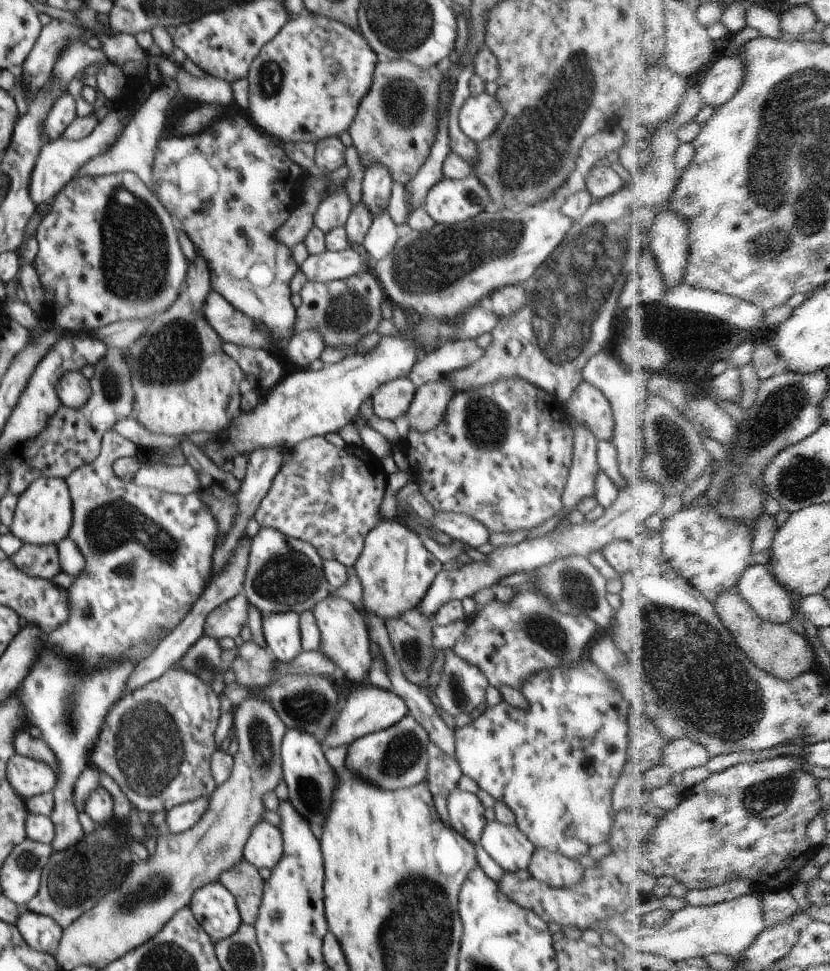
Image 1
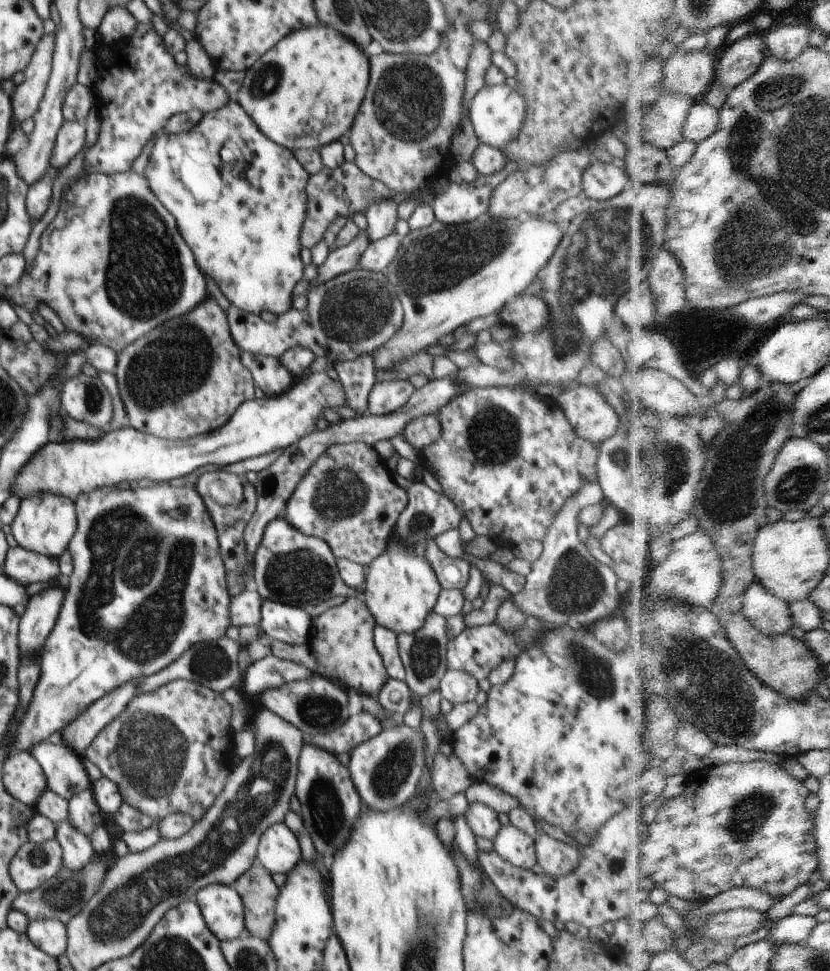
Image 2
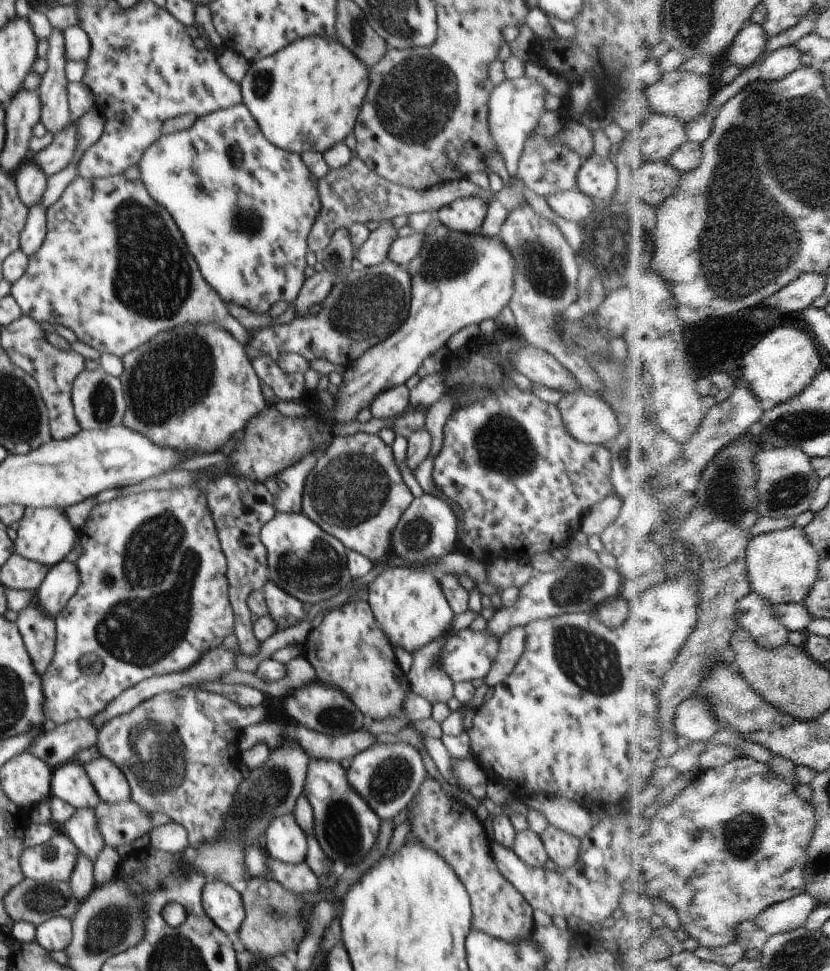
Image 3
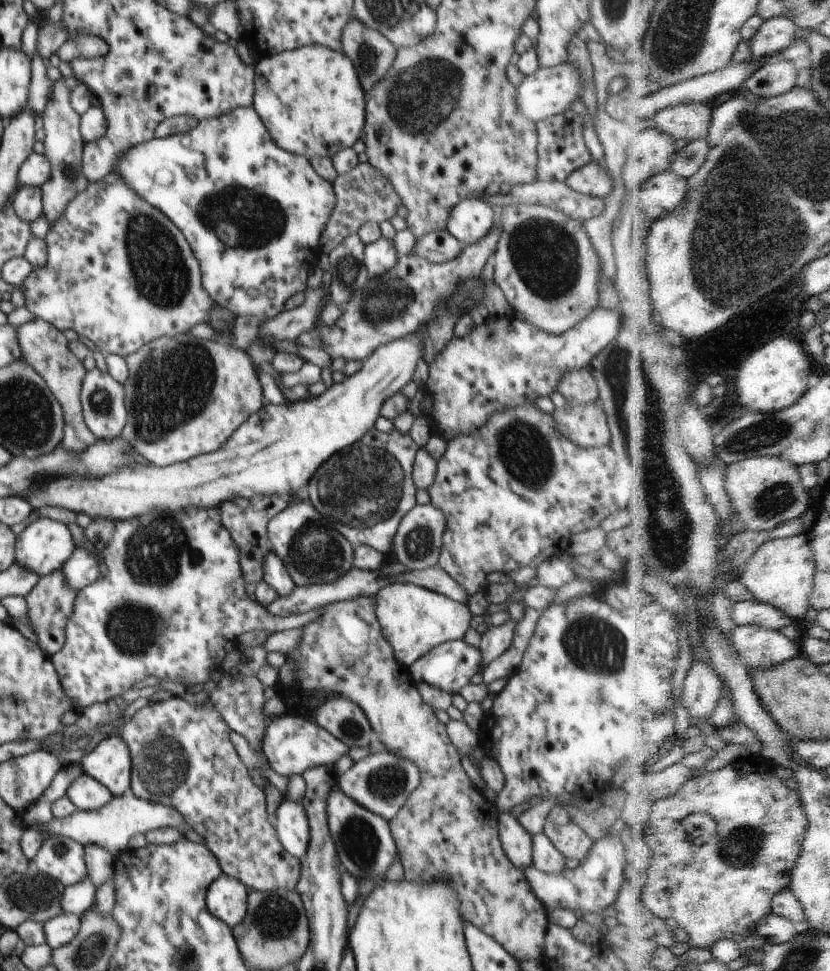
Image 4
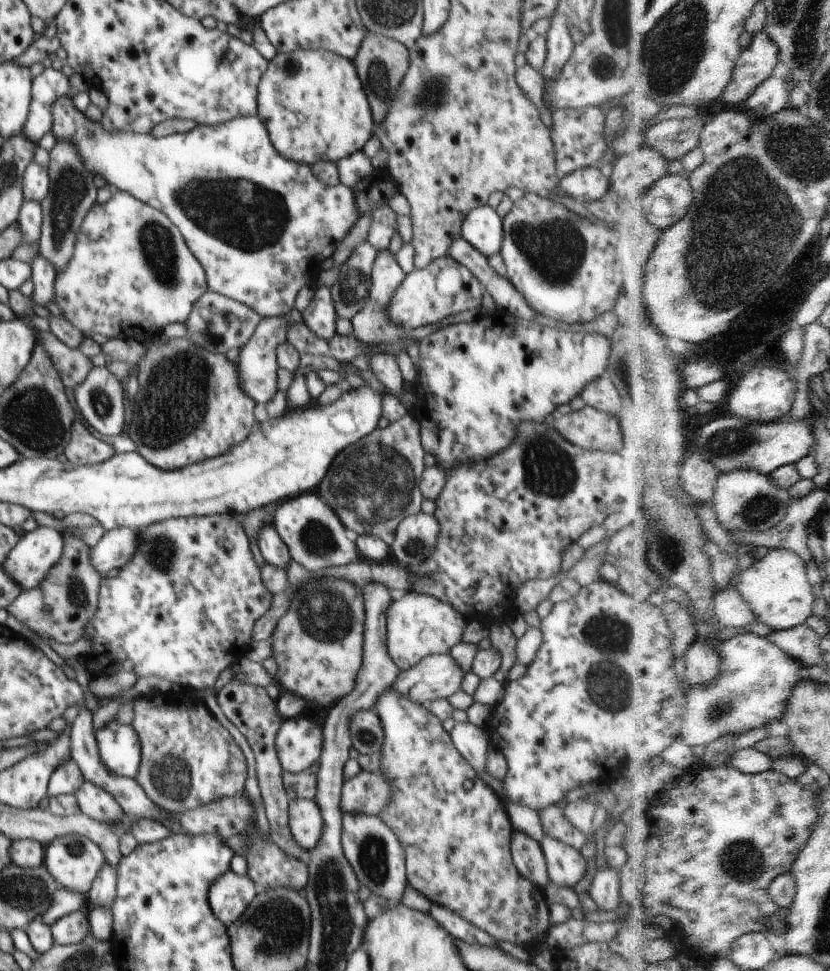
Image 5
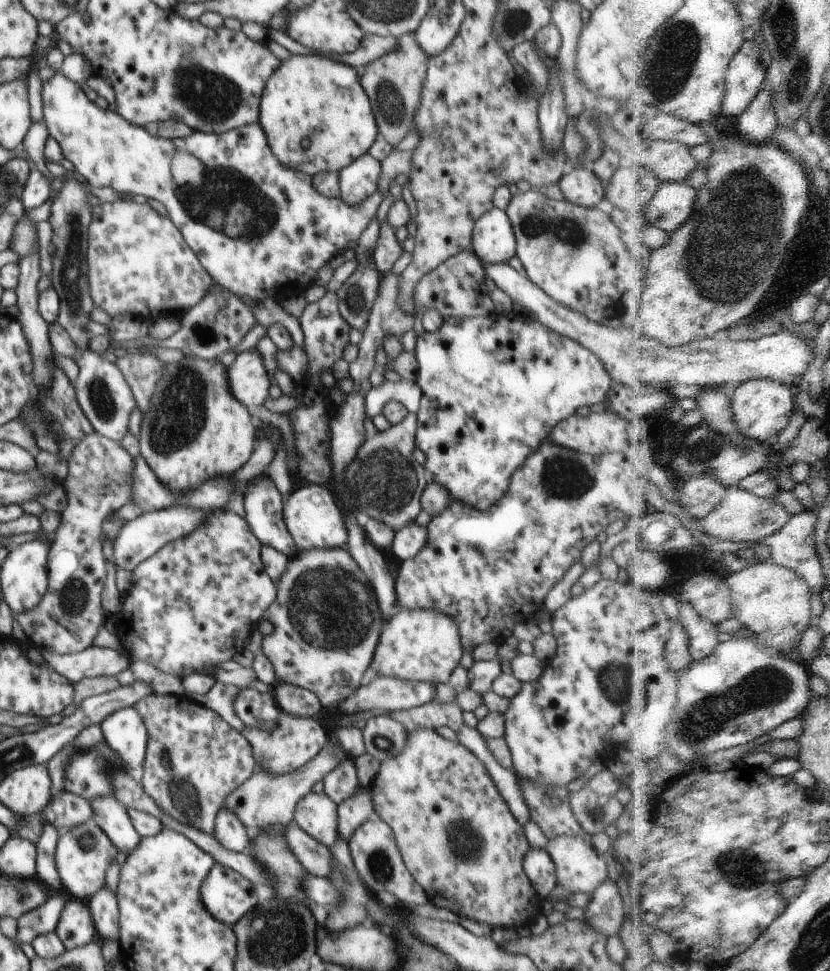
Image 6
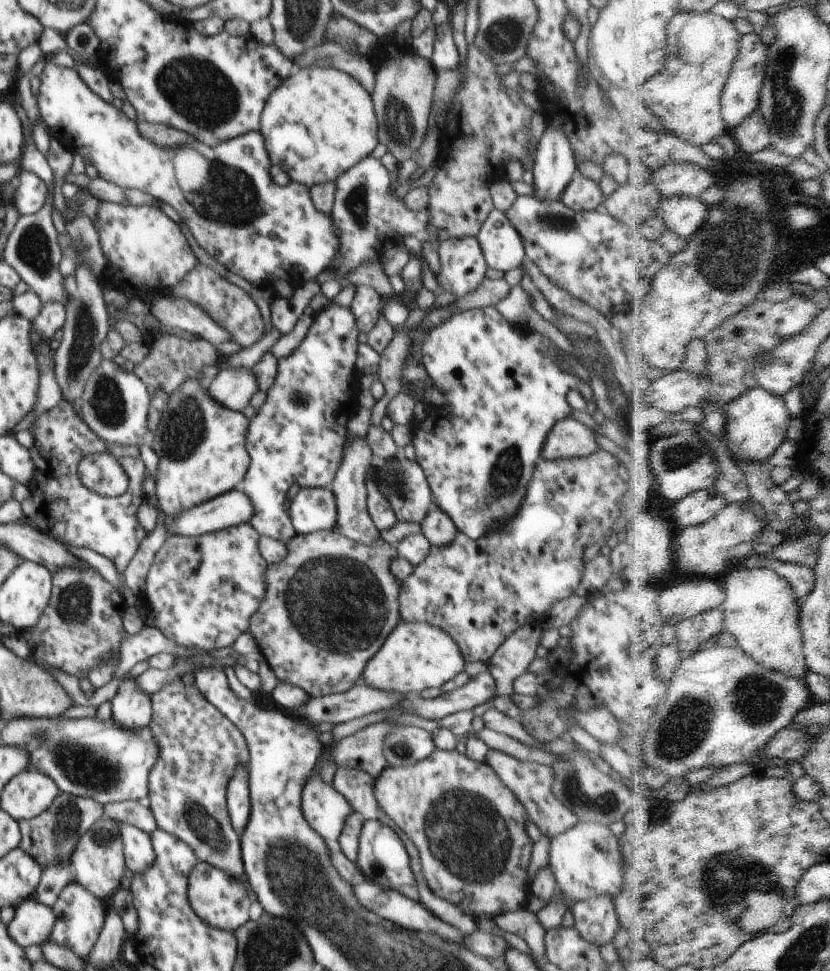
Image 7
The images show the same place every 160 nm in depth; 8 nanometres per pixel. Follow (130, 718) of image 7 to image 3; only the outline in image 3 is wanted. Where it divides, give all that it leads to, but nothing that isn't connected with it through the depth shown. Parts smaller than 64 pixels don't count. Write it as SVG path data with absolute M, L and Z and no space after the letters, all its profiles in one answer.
M100 755L82 766L102 801L116 804L131 798L126 775L109 758Z

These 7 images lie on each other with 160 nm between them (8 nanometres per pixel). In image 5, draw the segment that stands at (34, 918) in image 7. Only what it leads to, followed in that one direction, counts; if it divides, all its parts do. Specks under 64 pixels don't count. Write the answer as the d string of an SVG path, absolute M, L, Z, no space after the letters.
M60 887L54 894L54 900L50 902L49 910L44 912L40 920L51 926L56 920L72 914L72 912L87 911L89 909L88 902L87 894L80 894L80 892Z

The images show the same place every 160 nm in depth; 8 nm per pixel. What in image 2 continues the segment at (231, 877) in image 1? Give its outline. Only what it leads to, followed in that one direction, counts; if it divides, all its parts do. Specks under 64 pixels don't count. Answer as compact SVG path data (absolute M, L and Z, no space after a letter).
M262 863L254 864L233 884L243 902L246 933L268 942L275 919L279 886Z

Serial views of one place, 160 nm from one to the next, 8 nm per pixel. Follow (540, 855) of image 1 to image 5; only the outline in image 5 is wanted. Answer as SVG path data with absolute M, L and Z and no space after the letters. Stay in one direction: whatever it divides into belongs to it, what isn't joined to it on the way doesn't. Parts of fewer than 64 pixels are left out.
M556 804L539 811L543 832L548 837L576 848L578 852L588 842L588 836L577 830L564 816L564 811Z

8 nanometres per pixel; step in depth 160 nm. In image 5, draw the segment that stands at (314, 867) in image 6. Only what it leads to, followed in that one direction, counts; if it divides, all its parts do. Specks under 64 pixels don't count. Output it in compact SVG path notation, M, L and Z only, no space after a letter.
M235 677L229 684L219 690L215 696L223 714L246 738L250 748L252 748L252 752L254 752L258 787L264 803L264 814L266 814L270 824L272 842L276 842L276 846L282 852L286 852L288 856L307 860L308 852L304 848L300 848L300 844L292 838L288 826L290 798L283 786L281 763L275 748L275 737L284 719L277 712L276 700L272 700L262 686L241 682Z

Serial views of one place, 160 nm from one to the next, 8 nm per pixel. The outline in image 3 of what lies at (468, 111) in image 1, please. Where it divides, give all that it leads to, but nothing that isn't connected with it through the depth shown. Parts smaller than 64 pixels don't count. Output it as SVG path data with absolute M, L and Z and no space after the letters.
M532 77L506 79L502 84L496 85L488 99L489 129L492 138L498 147L498 152L504 159L505 166L512 177L517 176L519 158L521 157L525 139L527 139L538 126L538 120L547 110L544 106L546 87Z

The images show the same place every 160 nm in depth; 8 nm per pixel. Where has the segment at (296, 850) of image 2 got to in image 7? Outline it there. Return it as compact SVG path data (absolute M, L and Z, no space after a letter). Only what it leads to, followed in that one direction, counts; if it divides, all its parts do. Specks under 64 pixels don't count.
M318 774L308 780L301 792L301 811L308 824L322 836L327 846L336 849L347 818L356 810L333 784L327 783Z

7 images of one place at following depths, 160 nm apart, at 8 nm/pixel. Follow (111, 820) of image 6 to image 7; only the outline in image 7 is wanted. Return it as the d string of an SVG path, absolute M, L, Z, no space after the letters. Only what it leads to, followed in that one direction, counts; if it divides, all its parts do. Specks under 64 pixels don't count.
M116 823L123 840L123 853L127 868L134 874L145 873L155 861L151 835L137 826Z

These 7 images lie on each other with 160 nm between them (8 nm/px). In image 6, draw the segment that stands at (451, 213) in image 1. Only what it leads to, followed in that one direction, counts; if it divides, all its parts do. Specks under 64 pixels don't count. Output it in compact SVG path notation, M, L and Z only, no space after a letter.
M493 207L473 226L472 251L486 265L508 263L517 249L515 234L505 210Z

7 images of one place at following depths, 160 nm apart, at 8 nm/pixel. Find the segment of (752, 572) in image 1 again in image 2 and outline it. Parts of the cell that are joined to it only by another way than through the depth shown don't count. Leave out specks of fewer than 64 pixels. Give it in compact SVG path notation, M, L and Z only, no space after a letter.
M760 583L748 588L741 611L758 630L770 636L784 635L793 627L791 604Z

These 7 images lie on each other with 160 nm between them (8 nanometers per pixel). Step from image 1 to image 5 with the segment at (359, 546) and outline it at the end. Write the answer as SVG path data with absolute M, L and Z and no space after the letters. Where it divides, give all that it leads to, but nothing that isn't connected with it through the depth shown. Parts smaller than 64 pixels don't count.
M408 414L397 422L390 423L386 428L377 428L368 436L342 450L338 458L332 462L326 472L320 490L324 502L334 510L343 526L353 537L370 534L382 538L386 546L390 546L395 538L398 524L408 516L421 512L423 495L420 492L420 478L424 471L424 448L420 439L420 423Z

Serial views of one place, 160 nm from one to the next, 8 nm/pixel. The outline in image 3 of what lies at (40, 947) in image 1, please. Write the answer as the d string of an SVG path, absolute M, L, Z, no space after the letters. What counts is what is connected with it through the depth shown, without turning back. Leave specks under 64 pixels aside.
M52 917L36 927L36 942L47 950L64 951L70 944L72 925L71 918Z

